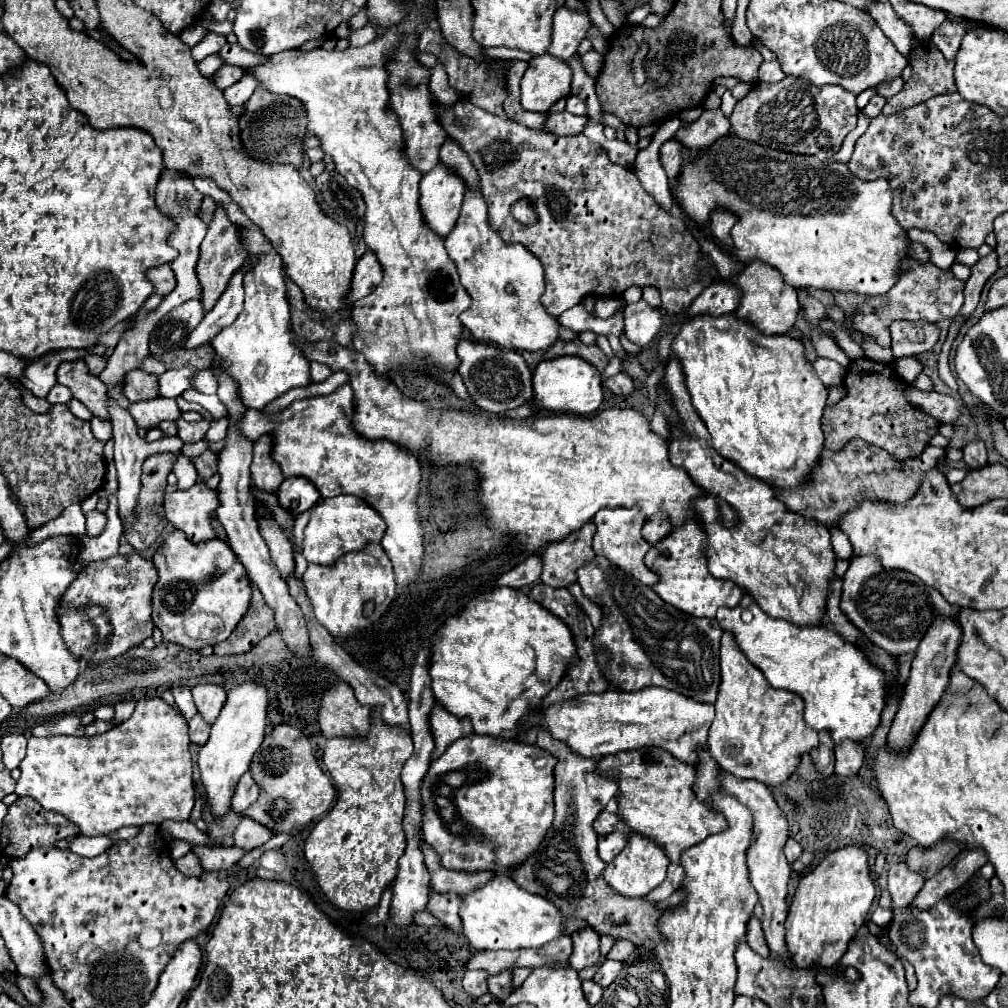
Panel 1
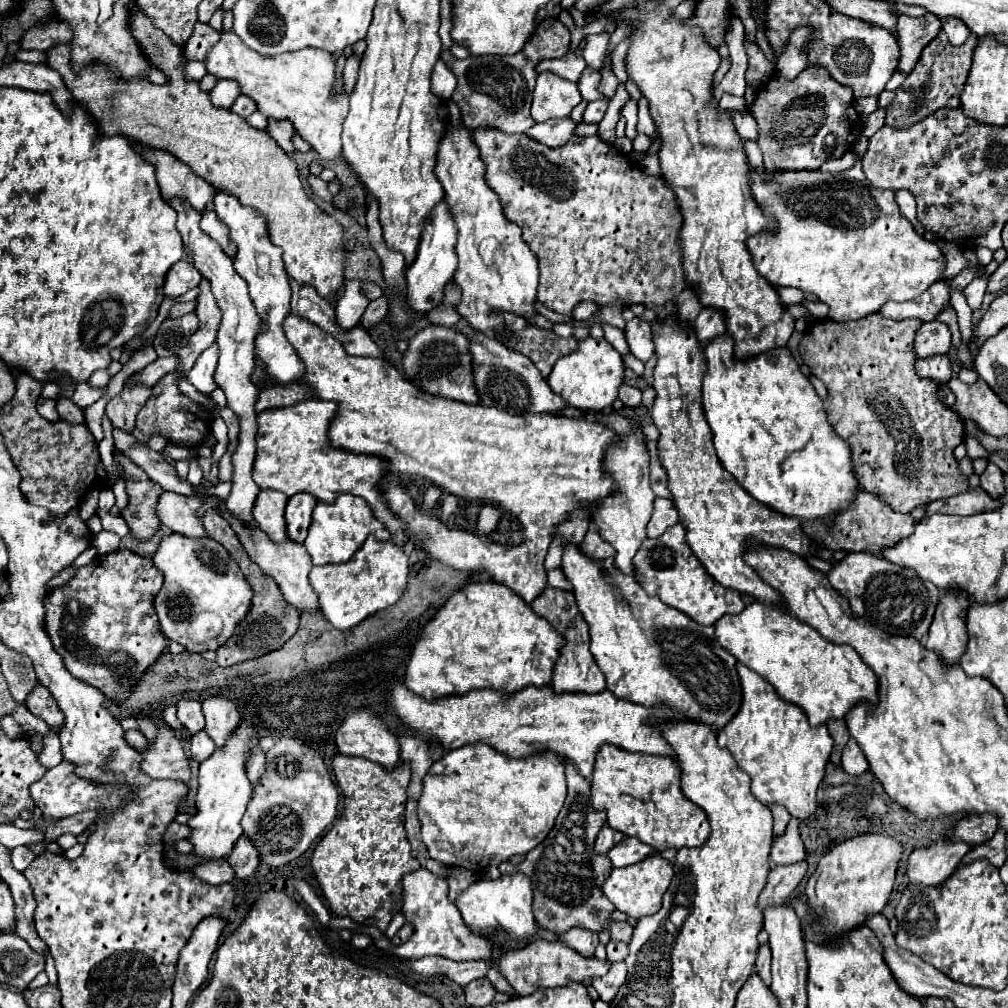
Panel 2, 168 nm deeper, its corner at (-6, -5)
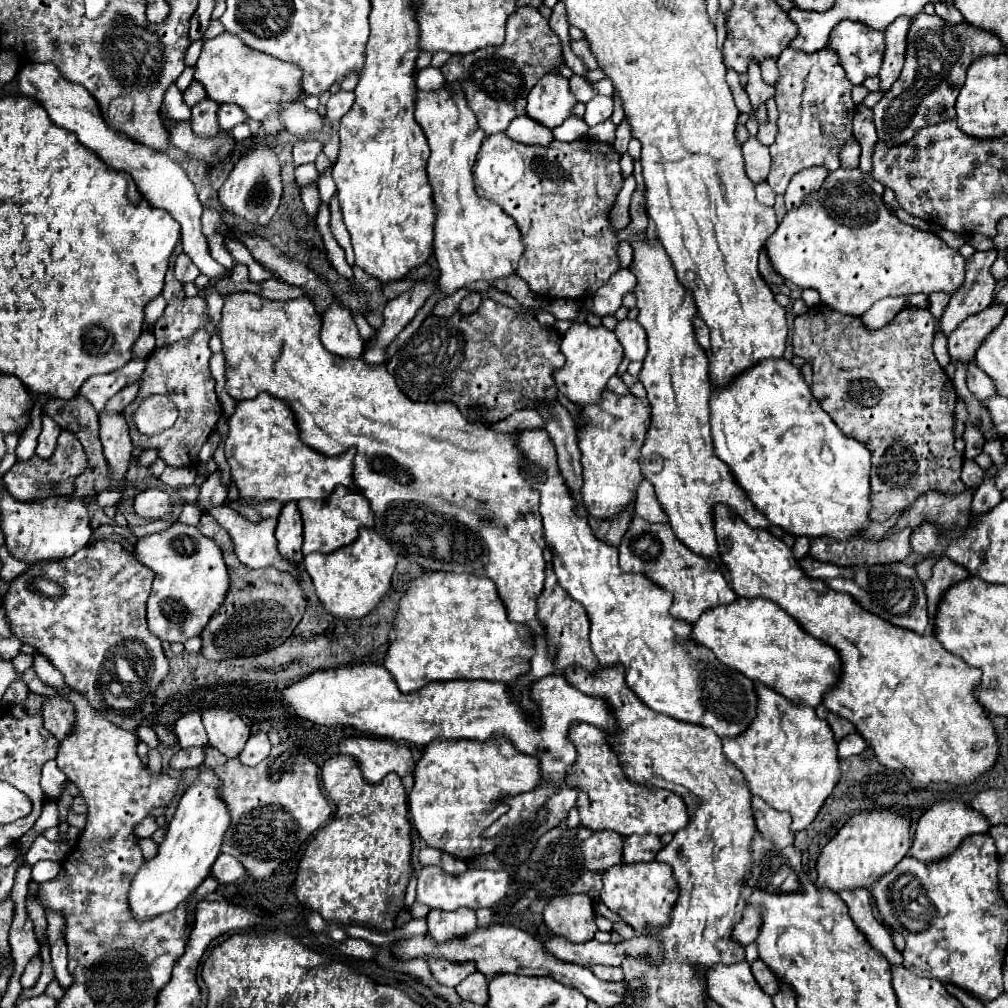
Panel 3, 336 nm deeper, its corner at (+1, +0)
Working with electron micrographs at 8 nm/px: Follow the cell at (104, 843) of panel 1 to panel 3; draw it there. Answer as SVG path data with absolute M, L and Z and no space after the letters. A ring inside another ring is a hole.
M39 861L33 865L33 879L37 883L45 883L45 881L51 881L57 877L61 869L61 863L55 863L55 861Z

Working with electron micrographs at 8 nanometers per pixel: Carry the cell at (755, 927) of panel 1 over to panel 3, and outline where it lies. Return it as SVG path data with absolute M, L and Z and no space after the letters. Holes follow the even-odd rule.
M755 961L755 963L751 965L751 969L753 969L753 975L755 975L759 987L761 987L767 995L773 997L773 995L779 993L779 981L773 977L773 973L767 969L767 965L763 965L763 961Z

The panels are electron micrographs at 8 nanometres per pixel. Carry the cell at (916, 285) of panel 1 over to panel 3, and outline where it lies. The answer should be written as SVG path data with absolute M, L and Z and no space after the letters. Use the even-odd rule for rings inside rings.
M889 297L889 299L877 301L869 311L865 311L861 315L861 321L871 331L881 329L881 327L885 327L885 325L889 325L893 321L893 317L903 309L903 303L905 303L905 297L903 299L899 299L899 297L891 299Z

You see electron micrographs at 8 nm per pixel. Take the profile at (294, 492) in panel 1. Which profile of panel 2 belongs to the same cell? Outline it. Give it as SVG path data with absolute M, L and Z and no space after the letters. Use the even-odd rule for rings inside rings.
M294 494L288 498L286 504L286 526L288 526L288 536L294 542L304 542L308 526L312 522L312 510L316 506L316 498L312 494Z

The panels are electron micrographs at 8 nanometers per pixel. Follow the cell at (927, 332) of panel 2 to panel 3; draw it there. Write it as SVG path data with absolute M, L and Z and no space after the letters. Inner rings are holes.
M997 249L977 251L973 257L967 259L967 275L965 283L955 297L951 297L943 317L941 327L943 333L949 335L963 319L969 315L979 313L993 301L995 277L991 275L991 265L997 259Z

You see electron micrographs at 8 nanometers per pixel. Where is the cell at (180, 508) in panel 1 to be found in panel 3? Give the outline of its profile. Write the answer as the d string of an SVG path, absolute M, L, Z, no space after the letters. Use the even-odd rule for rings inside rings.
M157 487L147 489L135 497L135 505L133 505L135 513L143 519L149 519L149 521L163 519L171 511L171 503L167 501L167 497L169 495Z

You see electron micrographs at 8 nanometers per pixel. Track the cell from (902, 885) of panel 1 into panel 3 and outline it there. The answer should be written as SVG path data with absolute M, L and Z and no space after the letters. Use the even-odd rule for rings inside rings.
M939 801L933 807L929 807L923 817L917 823L917 831L913 837L913 845L909 849L909 855L917 857L919 861L931 863L931 861L939 861L947 855L951 855L965 837L973 835L973 833L987 833L987 829L991 827L991 823L987 821L987 817L983 817L979 811L971 809L969 805L965 805L963 801Z

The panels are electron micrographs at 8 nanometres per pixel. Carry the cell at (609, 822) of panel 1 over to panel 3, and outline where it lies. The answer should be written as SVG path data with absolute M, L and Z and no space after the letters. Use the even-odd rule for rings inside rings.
M611 831L593 833L581 845L583 865L589 871L605 871L611 865L623 863L623 837Z

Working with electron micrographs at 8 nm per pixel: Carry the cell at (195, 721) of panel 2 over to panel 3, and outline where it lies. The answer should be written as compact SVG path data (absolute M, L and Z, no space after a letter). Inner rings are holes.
M197 711L193 713L187 713L185 717L181 717L177 723L175 723L175 733L177 733L177 739L181 743L181 747L201 747L201 745L207 745L209 739L207 739L207 731L201 723L201 715Z

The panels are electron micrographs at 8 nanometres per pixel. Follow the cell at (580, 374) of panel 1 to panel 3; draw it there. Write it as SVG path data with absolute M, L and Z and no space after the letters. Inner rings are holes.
M573 321L567 333L561 337L560 351L567 361L559 371L555 371L557 389L579 407L587 403L599 403L601 391L605 389L609 377L617 373L617 367L623 361L623 347L615 333L603 325L591 327L589 323Z

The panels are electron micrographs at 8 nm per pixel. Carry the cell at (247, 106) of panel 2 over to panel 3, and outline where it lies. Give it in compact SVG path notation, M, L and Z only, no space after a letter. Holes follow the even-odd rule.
M221 105L217 111L217 121L223 131L233 129L237 123L243 123L245 119L247 115L241 109L235 109L235 105Z

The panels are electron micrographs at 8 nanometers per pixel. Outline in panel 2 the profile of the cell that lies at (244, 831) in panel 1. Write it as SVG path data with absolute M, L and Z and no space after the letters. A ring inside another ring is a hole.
M242 836L242 838L236 842L232 854L228 856L228 862L230 862L232 868L236 870L236 876L238 876L238 878L246 878L246 876L250 876L250 874L256 870L260 858L258 858L258 850L256 850L254 844L250 842L250 838Z

